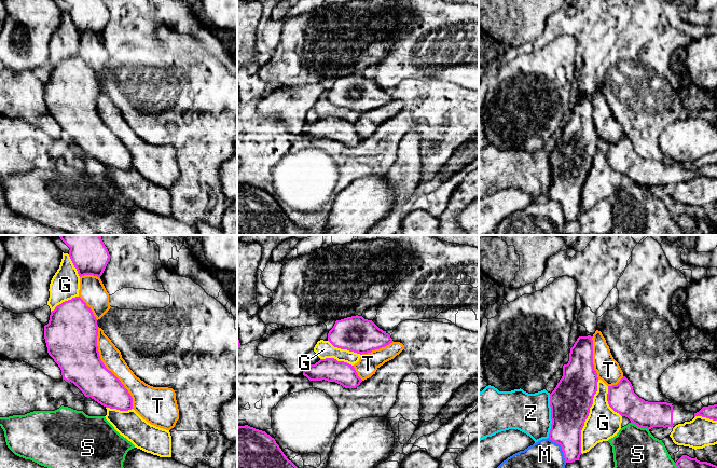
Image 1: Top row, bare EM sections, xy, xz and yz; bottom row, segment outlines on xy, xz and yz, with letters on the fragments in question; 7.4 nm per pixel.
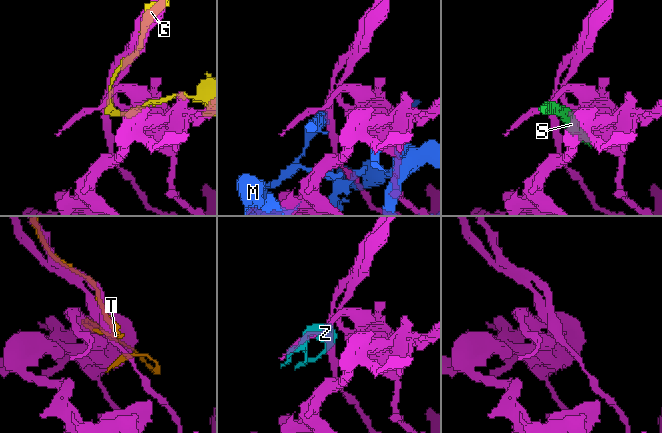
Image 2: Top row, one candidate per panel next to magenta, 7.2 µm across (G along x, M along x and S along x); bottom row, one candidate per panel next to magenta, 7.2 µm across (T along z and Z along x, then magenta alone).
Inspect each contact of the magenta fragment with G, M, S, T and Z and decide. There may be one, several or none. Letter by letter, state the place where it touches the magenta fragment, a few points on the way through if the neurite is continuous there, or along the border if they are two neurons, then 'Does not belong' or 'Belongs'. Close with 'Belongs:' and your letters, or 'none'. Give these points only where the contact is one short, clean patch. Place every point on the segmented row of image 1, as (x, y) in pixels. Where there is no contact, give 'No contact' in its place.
G: Touches magenta at yz (588, 415). Does not belong
M: Touches magenta at yz (561, 446). Does not belong
S: Touches magenta at yz (639, 426). Does not belong
T: Touches magenta at xy (106, 368). Does not belong
Z: Touches magenta at yz (551, 415). Does not belong
Belongs: none

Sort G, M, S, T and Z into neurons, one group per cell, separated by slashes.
G T Z / M / S

